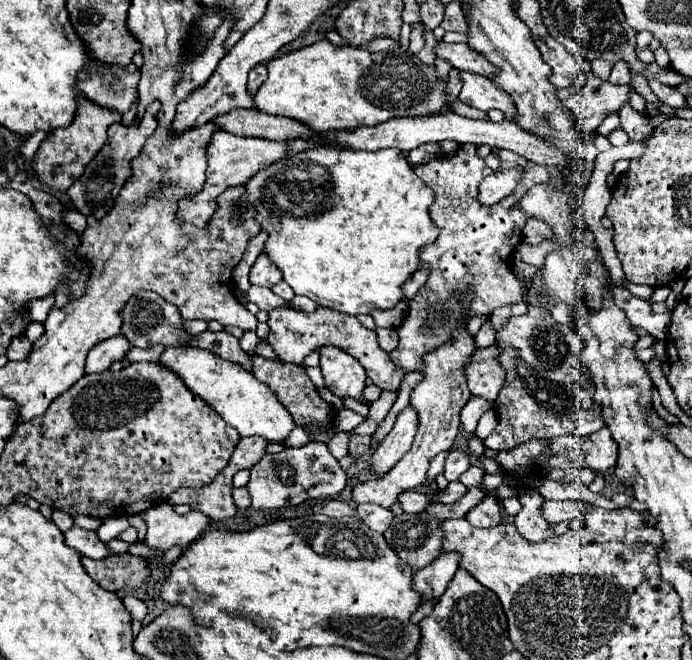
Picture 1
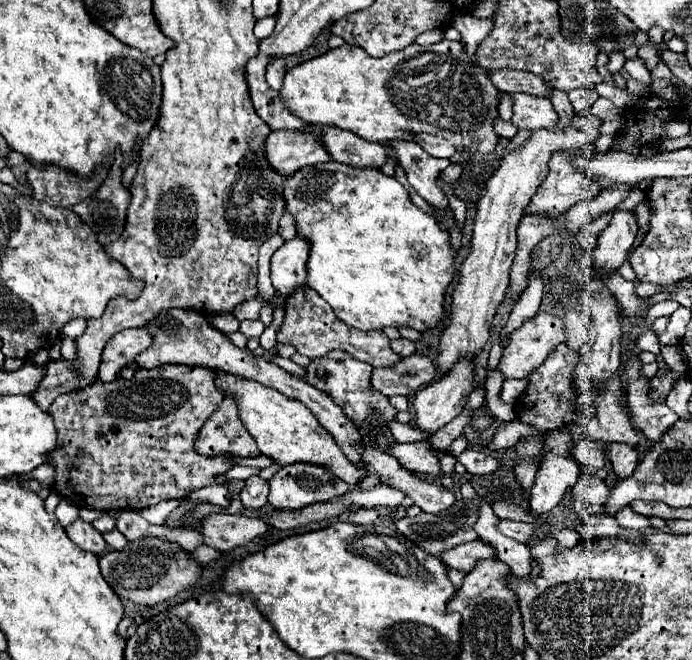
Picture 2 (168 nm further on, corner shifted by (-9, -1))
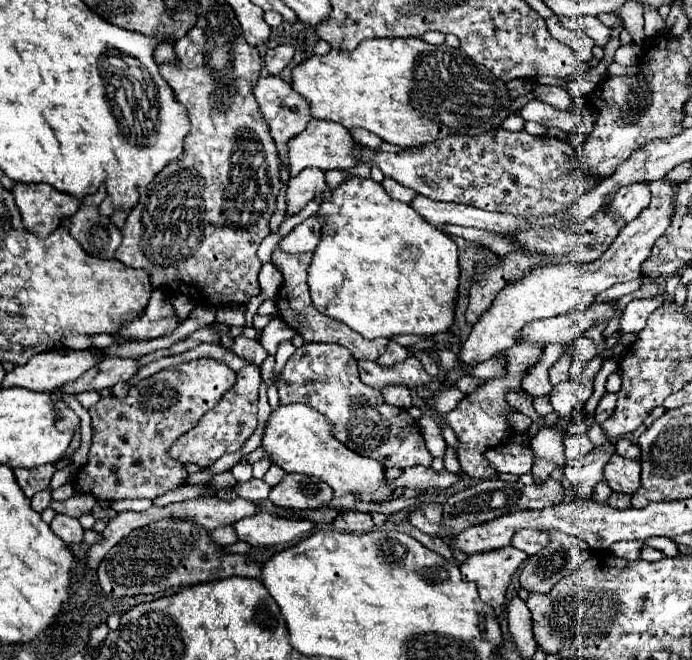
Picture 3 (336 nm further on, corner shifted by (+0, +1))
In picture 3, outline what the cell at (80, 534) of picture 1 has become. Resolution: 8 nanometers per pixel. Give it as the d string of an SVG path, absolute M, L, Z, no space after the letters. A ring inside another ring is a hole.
M56 514L54 520L50 522L50 528L66 544L80 544L84 538L84 528L80 526L80 522L76 518L70 518L64 514Z

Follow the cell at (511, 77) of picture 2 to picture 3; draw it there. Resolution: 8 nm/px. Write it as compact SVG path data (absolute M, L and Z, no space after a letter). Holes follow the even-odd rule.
M536 84L534 92L536 92L538 100L542 100L546 104L552 104L558 110L572 110L572 106L574 106L574 102L572 102L572 98L570 98L570 94L568 94L566 88Z

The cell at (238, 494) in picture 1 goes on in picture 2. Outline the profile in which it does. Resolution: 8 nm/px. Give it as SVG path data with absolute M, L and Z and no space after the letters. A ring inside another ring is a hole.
M251 476L245 480L245 488L239 494L239 498L245 508L263 508L267 504L267 494L269 494L267 480L259 476Z

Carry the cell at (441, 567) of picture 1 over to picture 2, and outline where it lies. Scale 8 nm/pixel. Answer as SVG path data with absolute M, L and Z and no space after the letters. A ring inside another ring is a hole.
M473 540L467 544L459 544L453 550L443 552L439 558L441 562L449 568L449 570L461 570L461 572L471 572L471 568L475 566L477 560L481 558L493 558L495 550L491 546L487 546L481 540Z

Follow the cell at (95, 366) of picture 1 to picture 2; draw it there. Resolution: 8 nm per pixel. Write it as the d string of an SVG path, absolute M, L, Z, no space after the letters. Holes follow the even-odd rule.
M145 328L123 330L121 334L113 336L101 356L99 378L103 382L111 382L125 366L129 366L137 354L141 354L151 344L151 336Z

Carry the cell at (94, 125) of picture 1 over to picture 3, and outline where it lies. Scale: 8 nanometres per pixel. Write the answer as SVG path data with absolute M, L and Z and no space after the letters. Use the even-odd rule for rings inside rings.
M16 184L12 188L14 202L20 210L24 228L38 236L50 236L62 218L72 216L80 208L80 198L50 188L48 184Z

